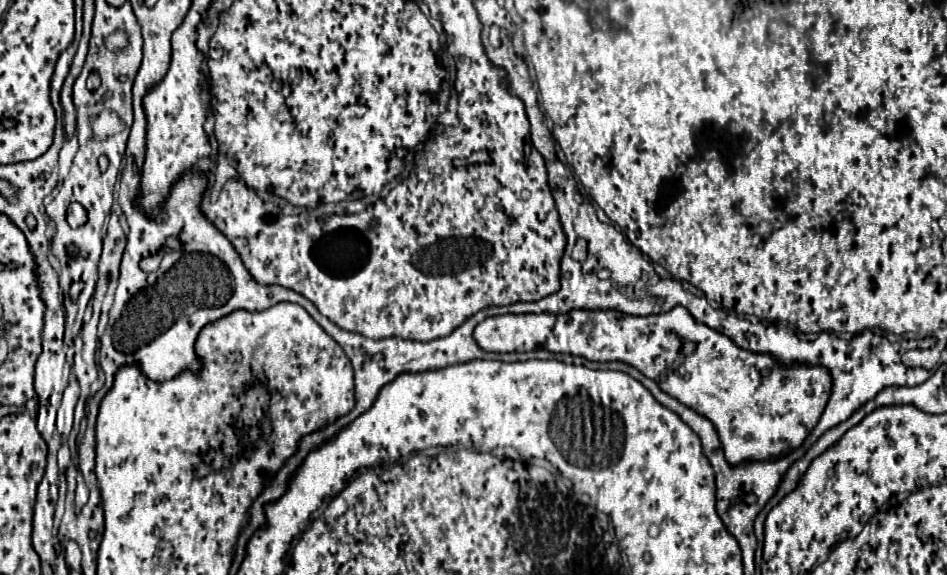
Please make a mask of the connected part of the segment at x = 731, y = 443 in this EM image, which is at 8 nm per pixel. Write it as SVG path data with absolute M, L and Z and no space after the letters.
M674 307L668 313L646 317L626 315L614 309L576 309L558 315L498 315L484 319L474 329L474 339L484 351L494 353L548 349L552 353L580 355L588 361L628 363L642 371L646 377L654 379L660 385L660 389L670 397L676 397L690 409L704 413L704 417L708 417L716 425L724 453L728 461L732 461L732 465L736 465L736 461L768 461L772 457L784 457L784 453L790 453L792 449L800 447L818 423L832 391L832 377L824 367L776 365L772 357L748 353L746 349L740 349L732 339L698 323L684 307Z

